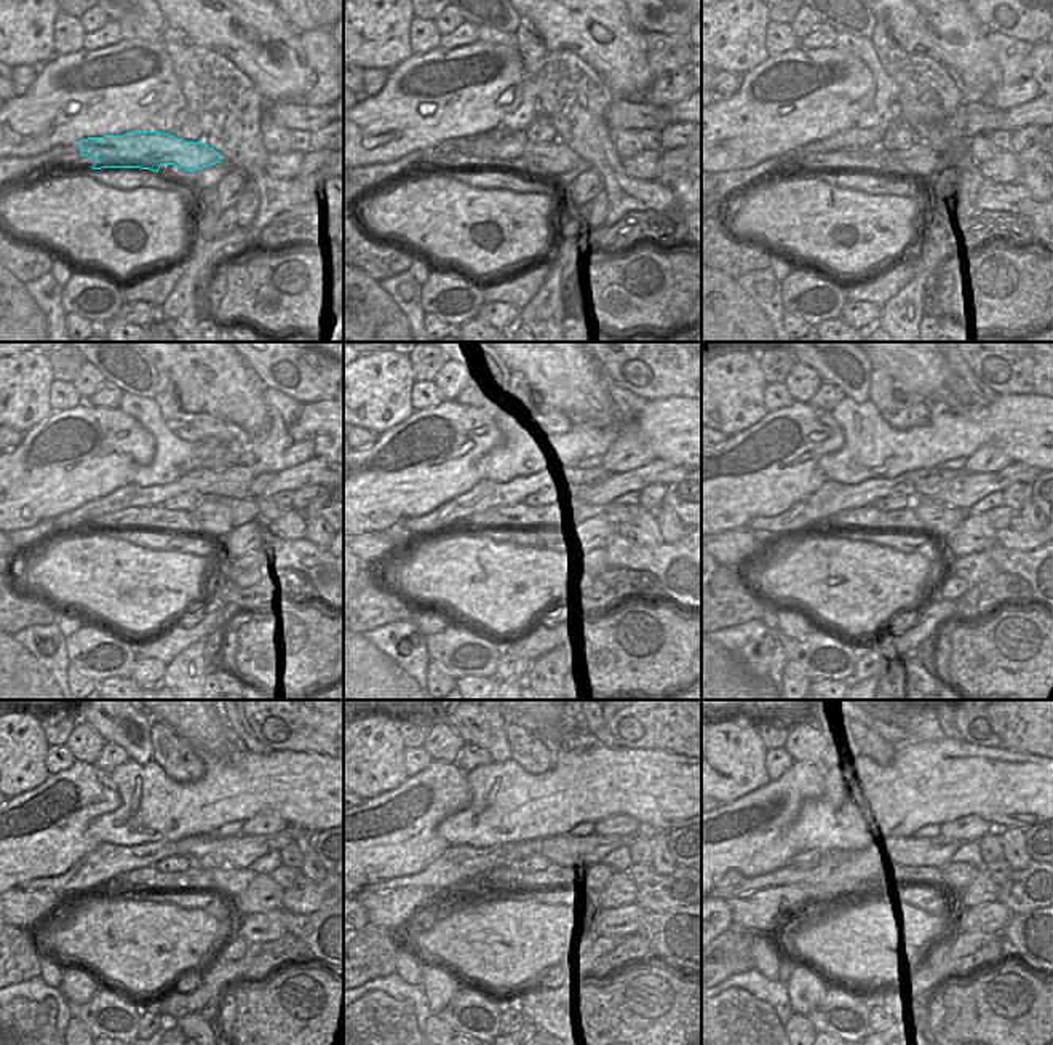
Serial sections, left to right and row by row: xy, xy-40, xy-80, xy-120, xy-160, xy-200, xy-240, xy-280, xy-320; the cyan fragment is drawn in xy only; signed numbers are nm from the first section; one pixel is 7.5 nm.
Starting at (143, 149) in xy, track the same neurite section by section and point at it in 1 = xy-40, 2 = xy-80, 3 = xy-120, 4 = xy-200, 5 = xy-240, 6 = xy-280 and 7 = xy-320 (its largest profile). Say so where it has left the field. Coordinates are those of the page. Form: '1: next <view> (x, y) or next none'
1: next xy-40 (556, 157)
2: next xy-80 (919, 158)
3: next xy-120 (213, 513)
4: next xy-200 (938, 520)
5: next xy-240 (227, 881)
6: next xy-280 (590, 879)
7: next xy-320 (956, 876)

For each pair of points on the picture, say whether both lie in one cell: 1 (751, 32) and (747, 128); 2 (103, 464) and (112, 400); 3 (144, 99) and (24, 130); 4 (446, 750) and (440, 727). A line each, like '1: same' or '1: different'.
1: different
2: different
3: same
4: same

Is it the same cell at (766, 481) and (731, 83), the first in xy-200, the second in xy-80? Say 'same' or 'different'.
different

